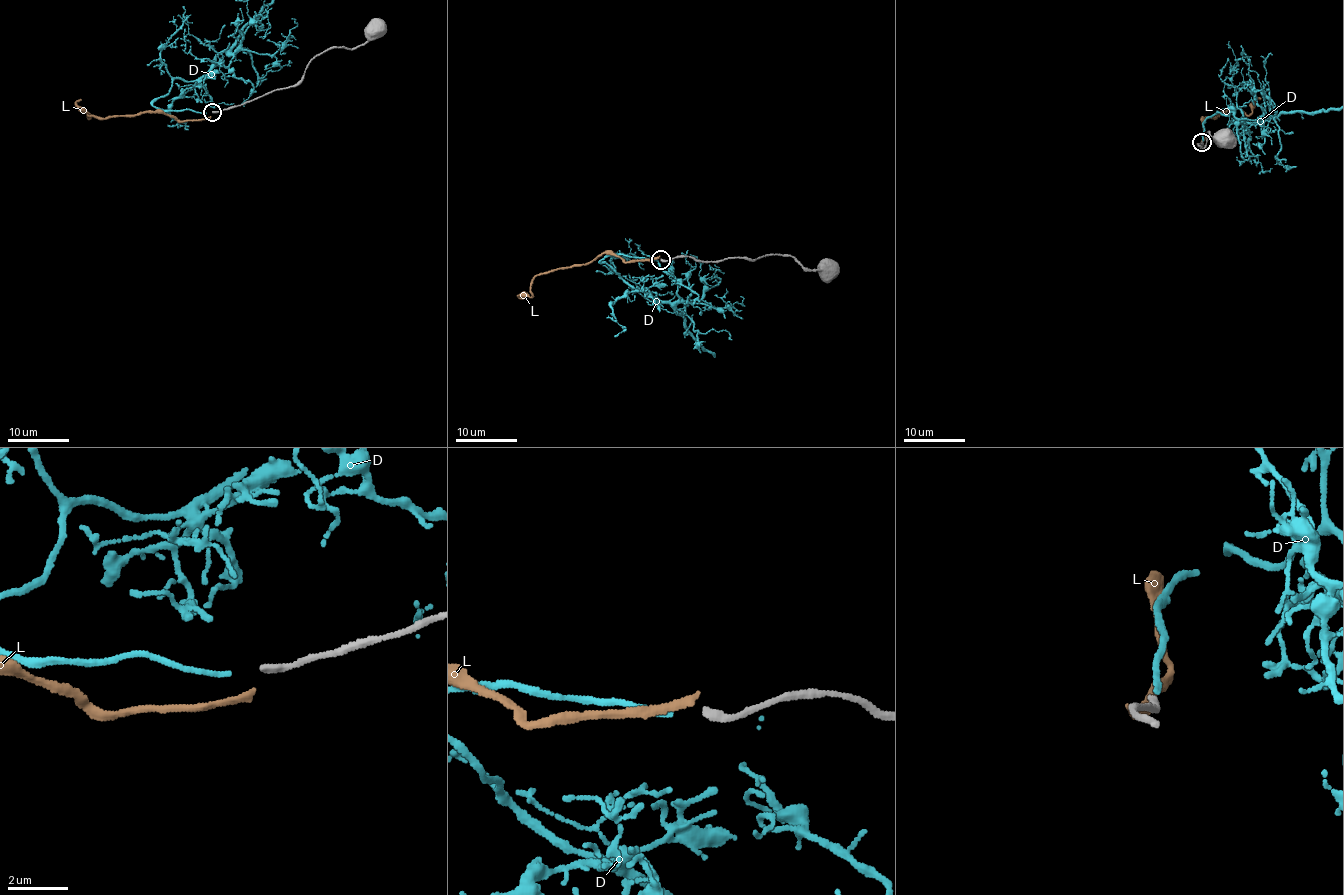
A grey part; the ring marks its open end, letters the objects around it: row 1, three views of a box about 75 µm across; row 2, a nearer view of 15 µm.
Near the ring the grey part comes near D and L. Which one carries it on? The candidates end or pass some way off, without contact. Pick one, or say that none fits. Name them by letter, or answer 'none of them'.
D

